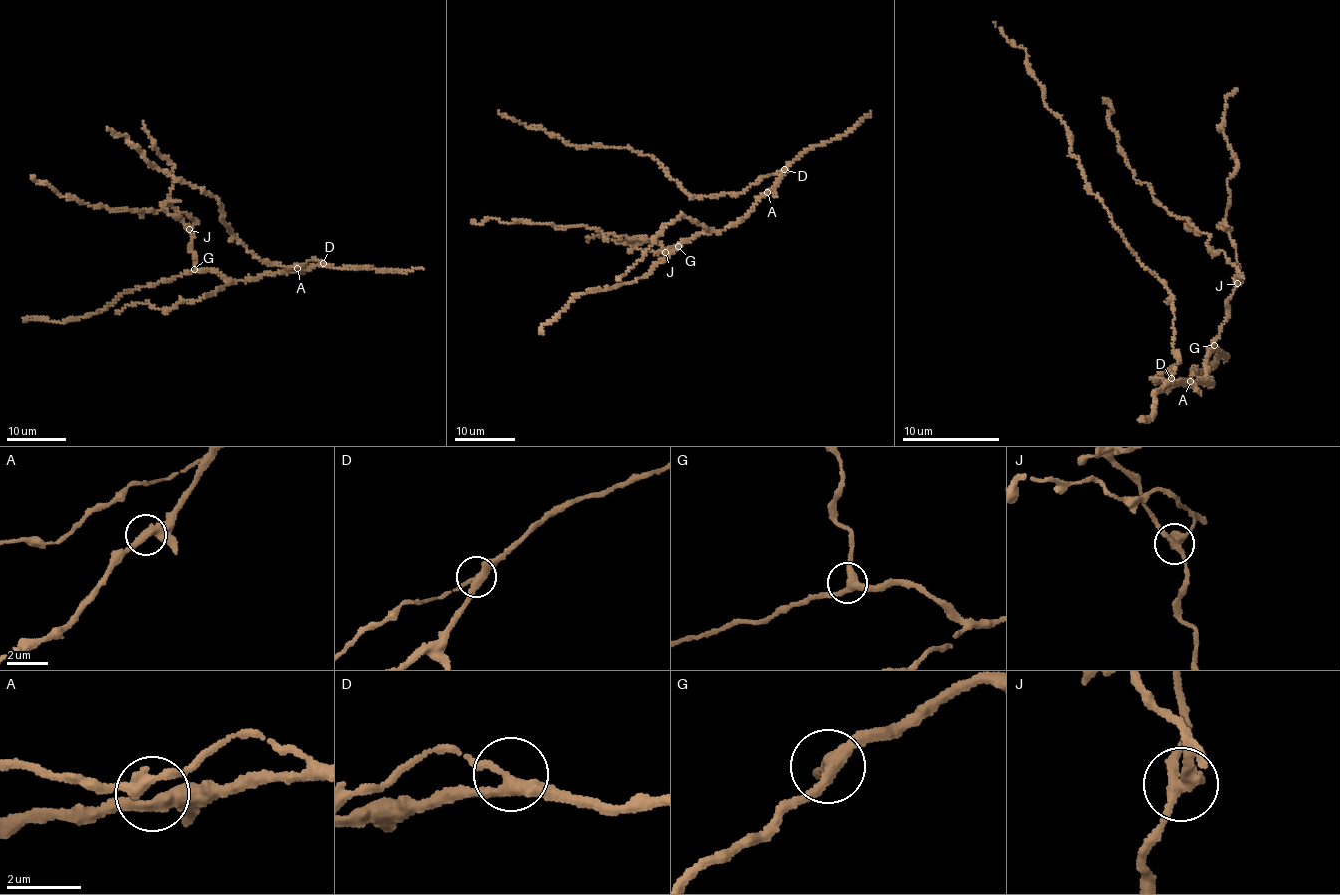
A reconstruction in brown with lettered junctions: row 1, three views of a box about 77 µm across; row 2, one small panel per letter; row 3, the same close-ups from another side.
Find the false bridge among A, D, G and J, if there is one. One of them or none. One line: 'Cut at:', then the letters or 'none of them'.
Cut at: J

